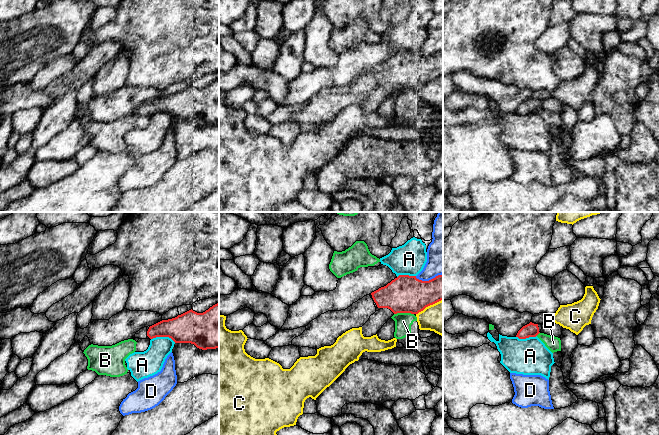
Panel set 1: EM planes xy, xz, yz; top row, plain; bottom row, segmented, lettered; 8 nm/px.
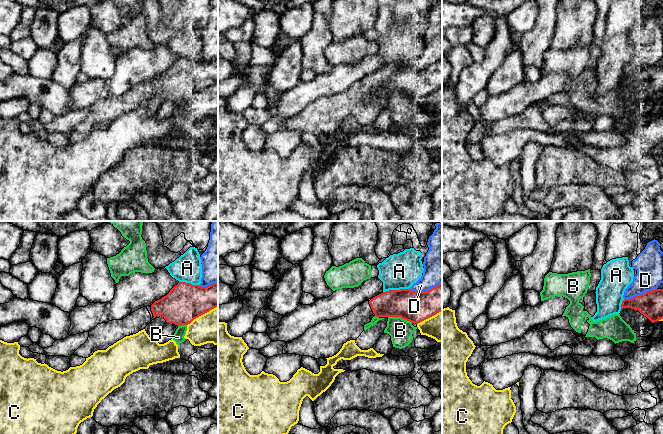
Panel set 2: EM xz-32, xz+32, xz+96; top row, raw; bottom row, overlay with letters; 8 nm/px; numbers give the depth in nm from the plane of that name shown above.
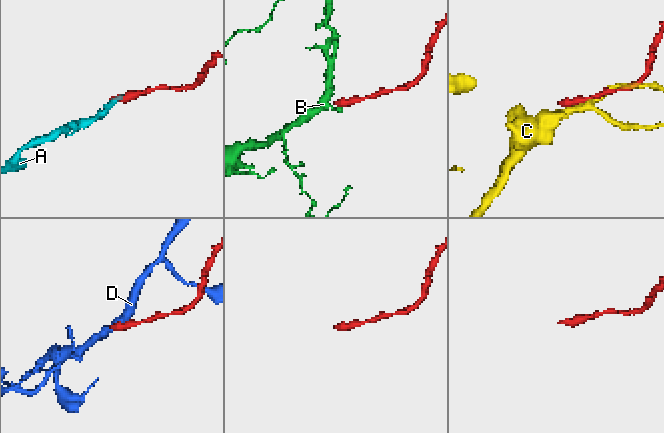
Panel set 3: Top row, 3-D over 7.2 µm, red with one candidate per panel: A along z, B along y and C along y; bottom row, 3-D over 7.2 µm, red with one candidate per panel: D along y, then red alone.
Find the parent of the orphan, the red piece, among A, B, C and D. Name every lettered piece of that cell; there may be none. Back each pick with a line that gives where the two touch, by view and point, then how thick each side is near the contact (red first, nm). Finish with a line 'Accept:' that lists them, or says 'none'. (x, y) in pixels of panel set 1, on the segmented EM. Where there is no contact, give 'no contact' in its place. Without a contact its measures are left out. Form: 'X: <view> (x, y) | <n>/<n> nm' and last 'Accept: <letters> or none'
Accept: none

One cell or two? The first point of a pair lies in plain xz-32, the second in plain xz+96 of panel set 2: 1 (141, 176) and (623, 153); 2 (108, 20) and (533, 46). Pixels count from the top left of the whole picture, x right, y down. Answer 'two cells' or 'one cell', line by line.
1: two cells
2: two cells

